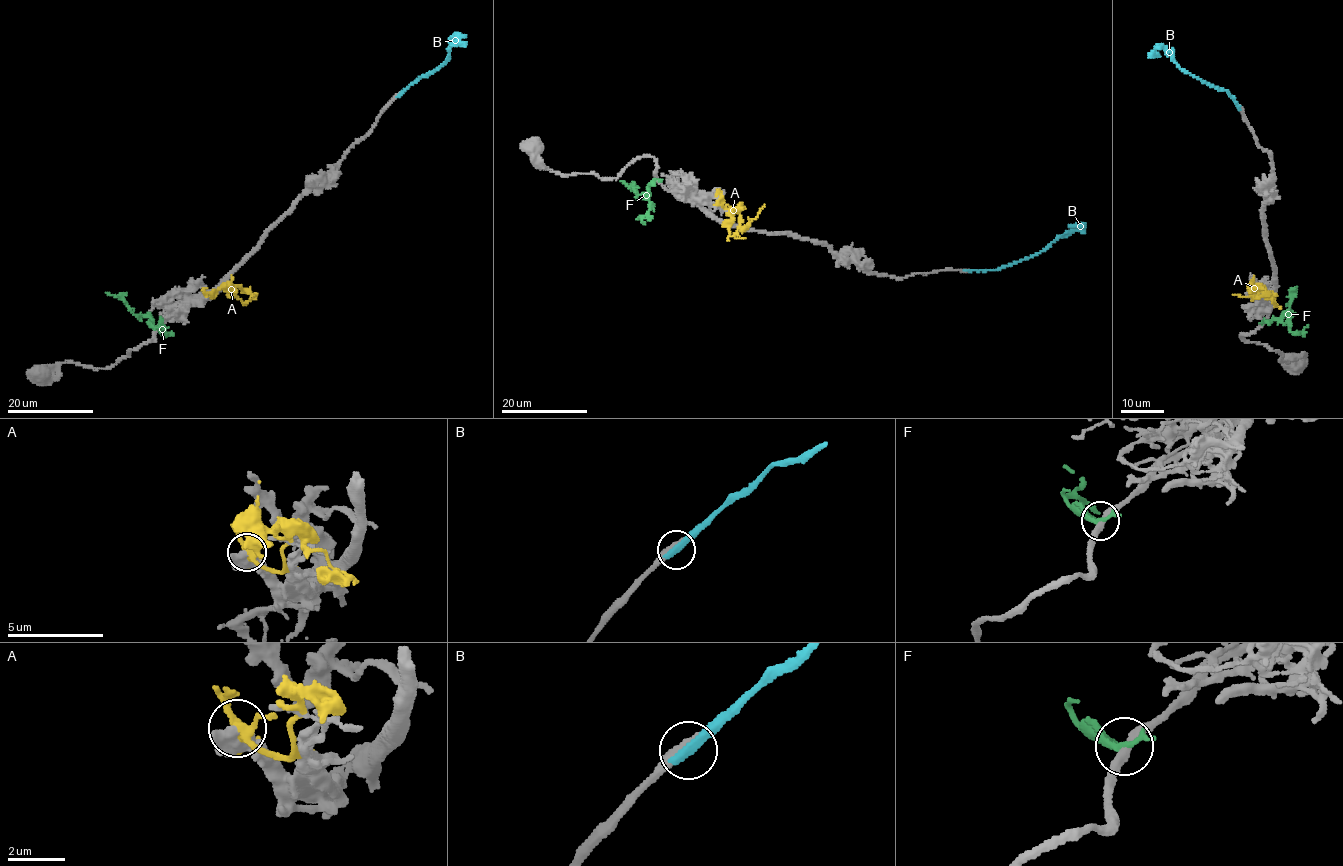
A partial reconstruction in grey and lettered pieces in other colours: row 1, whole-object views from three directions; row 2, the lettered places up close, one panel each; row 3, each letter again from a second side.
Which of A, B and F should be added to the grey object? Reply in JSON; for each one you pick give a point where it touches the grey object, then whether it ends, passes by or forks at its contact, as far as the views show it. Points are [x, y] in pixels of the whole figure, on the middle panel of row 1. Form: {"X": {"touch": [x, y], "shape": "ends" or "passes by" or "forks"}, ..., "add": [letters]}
{"B": {"touch": [966, 270], "shape": "ends"}, "add": ["B"]}

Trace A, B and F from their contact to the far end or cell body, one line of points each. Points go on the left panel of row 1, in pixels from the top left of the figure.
A: (208, 294), (213, 296), (219, 289), (233, 284), (250, 290), (253, 295), (257, 294)
B: (398, 95), (442, 65), (453, 37), (465, 45)
F: (156, 328), (150, 326), (150, 318), (135, 314), (124, 301), (105, 292)

